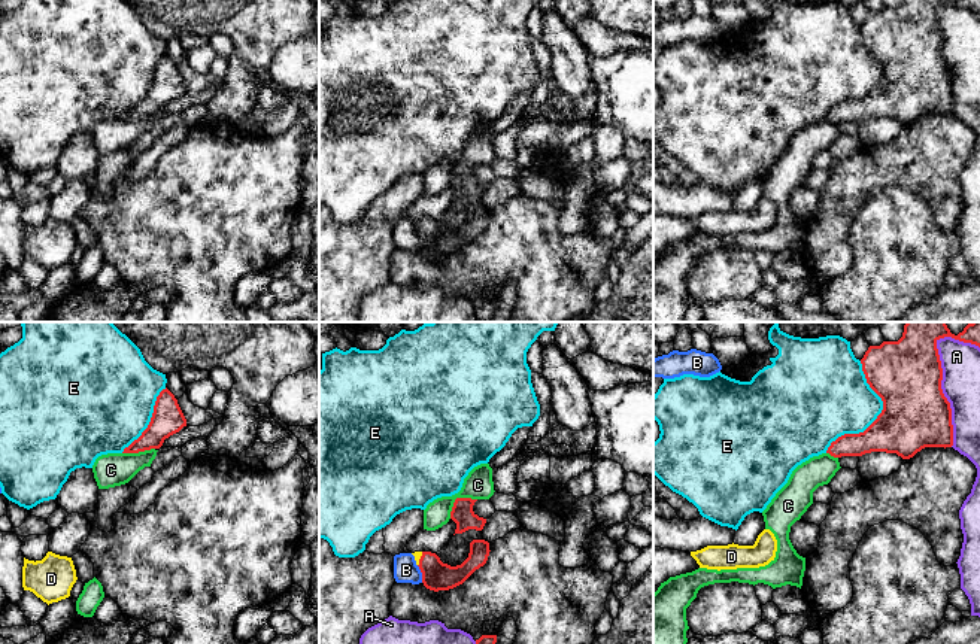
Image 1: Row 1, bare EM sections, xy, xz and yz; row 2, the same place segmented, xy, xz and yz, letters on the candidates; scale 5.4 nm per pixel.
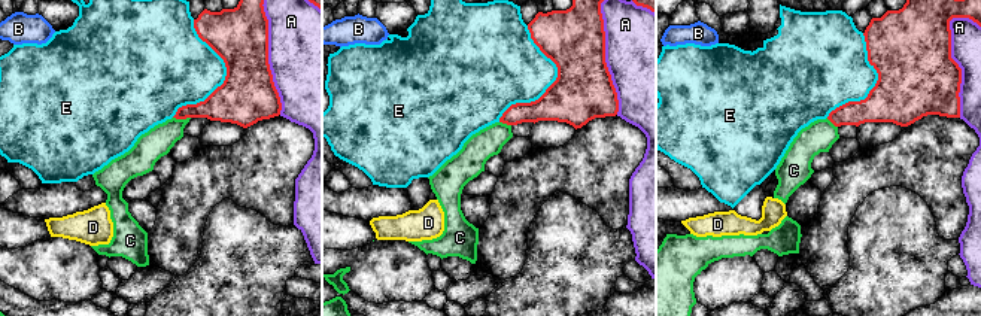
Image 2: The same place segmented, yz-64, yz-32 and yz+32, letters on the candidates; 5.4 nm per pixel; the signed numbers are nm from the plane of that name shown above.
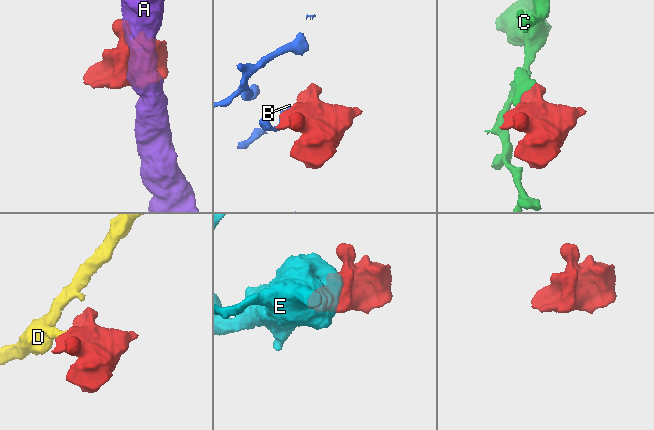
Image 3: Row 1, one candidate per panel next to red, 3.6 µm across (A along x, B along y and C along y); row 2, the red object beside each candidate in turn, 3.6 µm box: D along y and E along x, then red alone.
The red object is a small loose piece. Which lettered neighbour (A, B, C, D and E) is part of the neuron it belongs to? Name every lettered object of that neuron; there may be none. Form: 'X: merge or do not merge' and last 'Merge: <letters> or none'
A: do not merge
B: do not merge
C: do not merge
D: merge
E: do not merge
Merge: D

